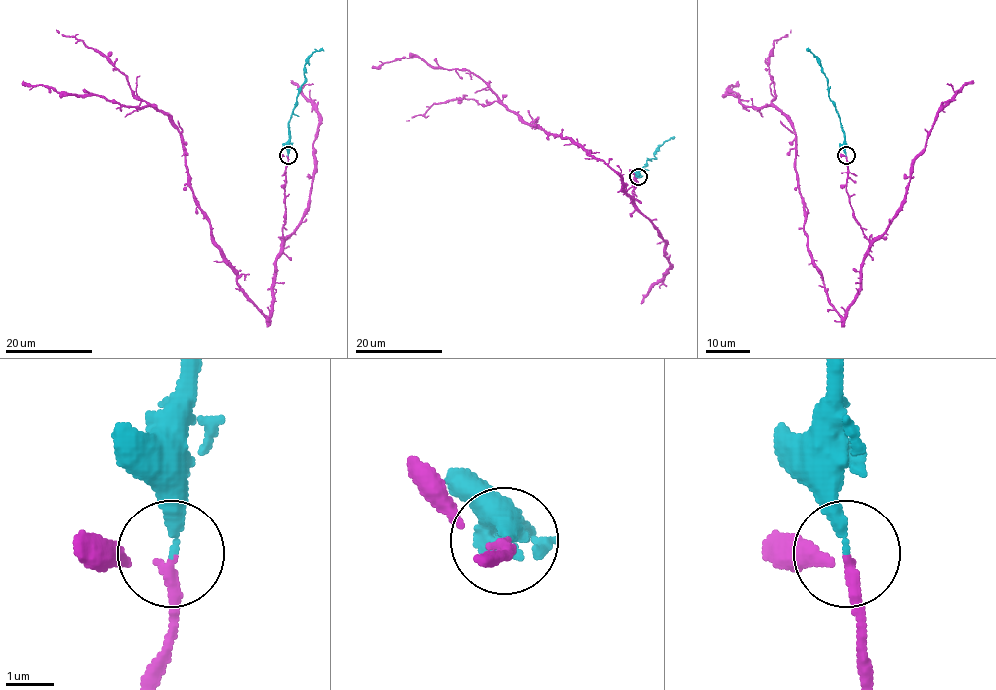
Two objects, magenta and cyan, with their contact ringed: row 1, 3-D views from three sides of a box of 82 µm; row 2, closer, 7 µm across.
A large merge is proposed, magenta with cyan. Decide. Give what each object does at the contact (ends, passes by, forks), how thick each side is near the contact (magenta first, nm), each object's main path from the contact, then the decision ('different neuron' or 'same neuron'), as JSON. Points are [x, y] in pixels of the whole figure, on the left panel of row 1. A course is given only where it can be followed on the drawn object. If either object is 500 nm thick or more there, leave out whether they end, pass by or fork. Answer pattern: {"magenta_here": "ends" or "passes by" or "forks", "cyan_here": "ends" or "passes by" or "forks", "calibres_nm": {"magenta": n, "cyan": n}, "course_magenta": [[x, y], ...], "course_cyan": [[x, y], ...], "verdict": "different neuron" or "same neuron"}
{"magenta_here": "passes by", "cyan_here": "ends", "calibres_nm": {"magenta": 160, "cyan": 240}, "course_magenta": [[287, 155], [282, 251], [266, 316], [215, 241], [176, 125], [153, 106], [122, 106], [22, 82]], "course_cyan": [[287, 155], [288, 125], [298, 88], [305, 79], [305, 61], [314, 52], [324, 51]], "verdict": "same neuron"}

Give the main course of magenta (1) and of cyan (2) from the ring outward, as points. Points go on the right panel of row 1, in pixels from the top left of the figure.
1: (845, 155), (870, 251), (842, 316), (804, 230), (793, 125), (730, 95), (738, 82)
2: (845, 155), (842, 125), (834, 103), (829, 97), (820, 61), (807, 51)

